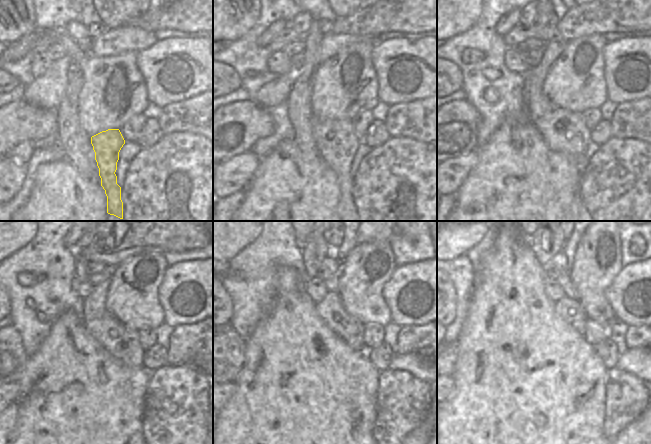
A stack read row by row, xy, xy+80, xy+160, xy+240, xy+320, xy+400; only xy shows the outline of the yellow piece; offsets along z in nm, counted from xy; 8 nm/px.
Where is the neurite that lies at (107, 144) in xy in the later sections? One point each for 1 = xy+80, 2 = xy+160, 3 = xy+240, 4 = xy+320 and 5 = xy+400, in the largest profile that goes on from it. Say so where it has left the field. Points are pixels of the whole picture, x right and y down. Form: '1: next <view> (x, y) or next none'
1: next xy+80 (336, 141)
2: next xy+160 (564, 131)
3: next xy+240 (122, 343)
4: next xy+320 (330, 309)
5: next xy+400 (570, 310)

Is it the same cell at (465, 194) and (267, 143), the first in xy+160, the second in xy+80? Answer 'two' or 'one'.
two

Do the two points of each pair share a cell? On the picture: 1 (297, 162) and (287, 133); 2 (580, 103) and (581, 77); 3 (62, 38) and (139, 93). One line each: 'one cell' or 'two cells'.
1: two cells
2: one cell
3: one cell

